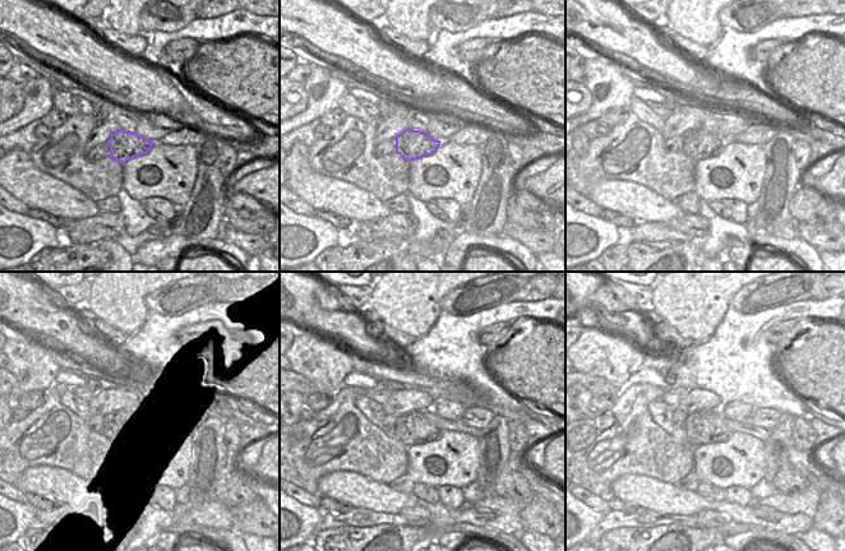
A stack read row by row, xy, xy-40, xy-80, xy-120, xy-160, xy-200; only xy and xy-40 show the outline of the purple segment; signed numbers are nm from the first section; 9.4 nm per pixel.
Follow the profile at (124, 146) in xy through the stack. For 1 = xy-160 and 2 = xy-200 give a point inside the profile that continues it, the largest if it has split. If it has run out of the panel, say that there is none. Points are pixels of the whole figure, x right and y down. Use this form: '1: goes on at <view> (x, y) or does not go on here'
1: goes on at xy-160 (414, 427)
2: goes on at xy-200 (701, 427)

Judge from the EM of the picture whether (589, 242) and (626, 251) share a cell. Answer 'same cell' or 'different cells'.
different cells

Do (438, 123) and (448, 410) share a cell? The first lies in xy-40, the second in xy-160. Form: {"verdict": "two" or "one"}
{"verdict": "one"}

